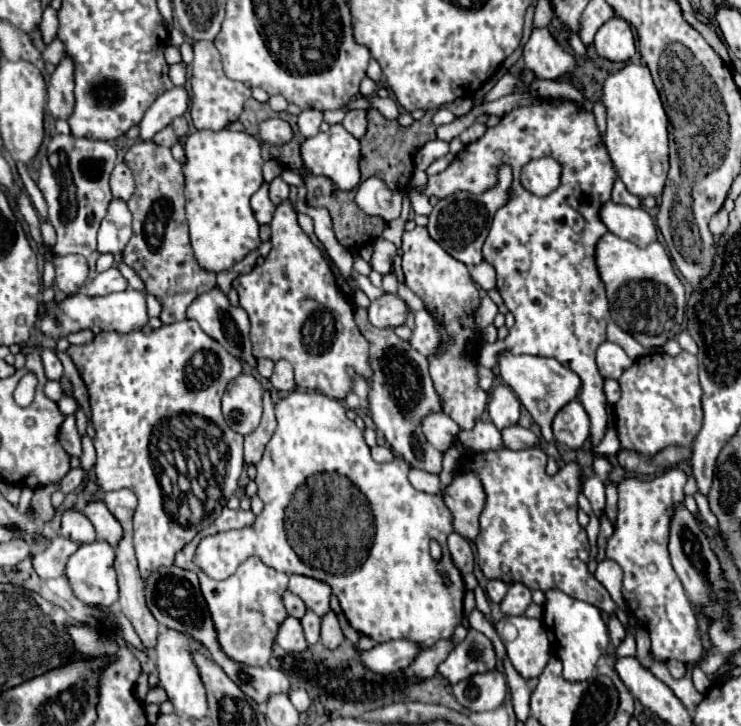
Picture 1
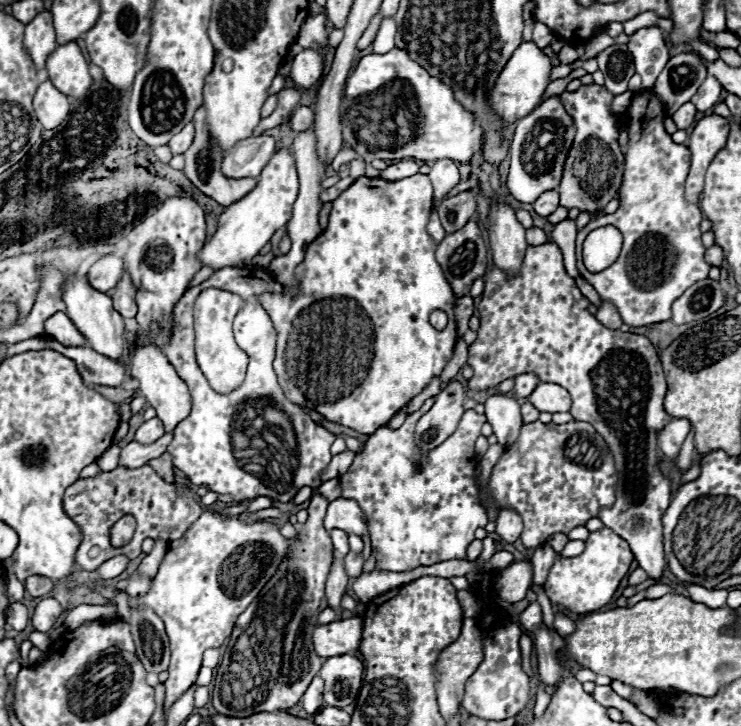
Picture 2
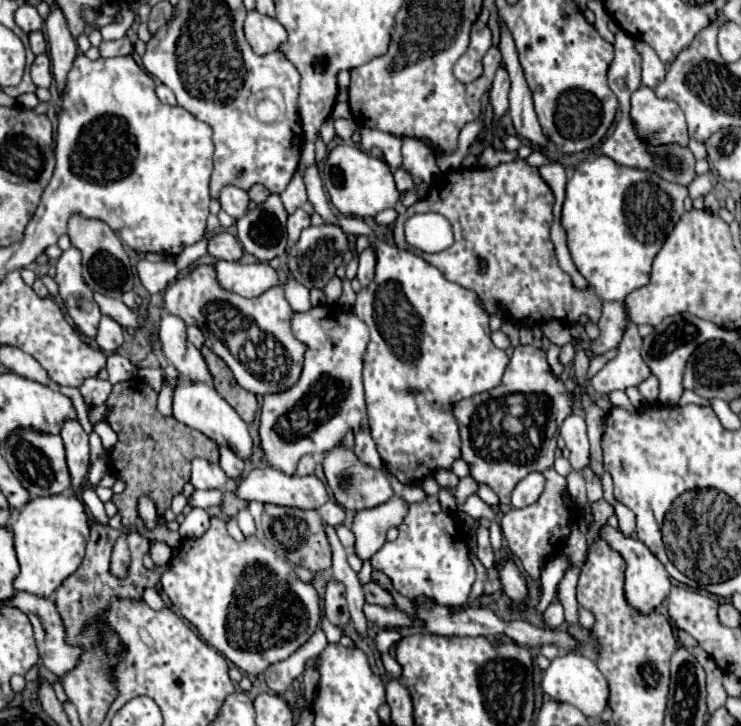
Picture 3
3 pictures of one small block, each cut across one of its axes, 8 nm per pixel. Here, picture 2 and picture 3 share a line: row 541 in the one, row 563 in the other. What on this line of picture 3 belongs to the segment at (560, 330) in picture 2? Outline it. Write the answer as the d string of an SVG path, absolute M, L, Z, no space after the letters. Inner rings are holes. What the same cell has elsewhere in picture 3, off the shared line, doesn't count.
M604 526L600 530L600 536L602 540L608 542L608 546L612 550L616 550L624 562L626 562L626 582L624 582L624 592L626 592L626 600L628 604L638 612L638 614L652 614L664 600L666 596L670 594L670 576L664 568L664 564L644 546L644 542L640 542L638 538L630 538L630 536L622 536L622 532L614 530L612 526Z

